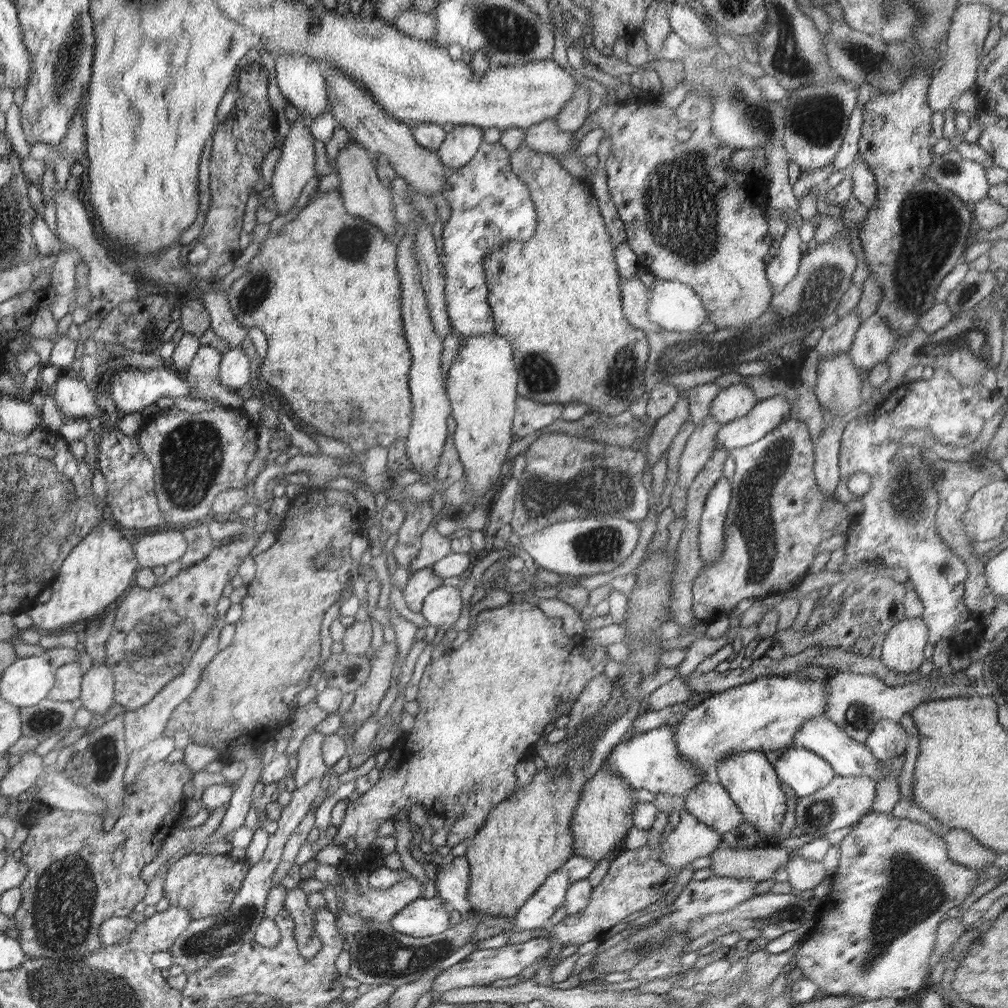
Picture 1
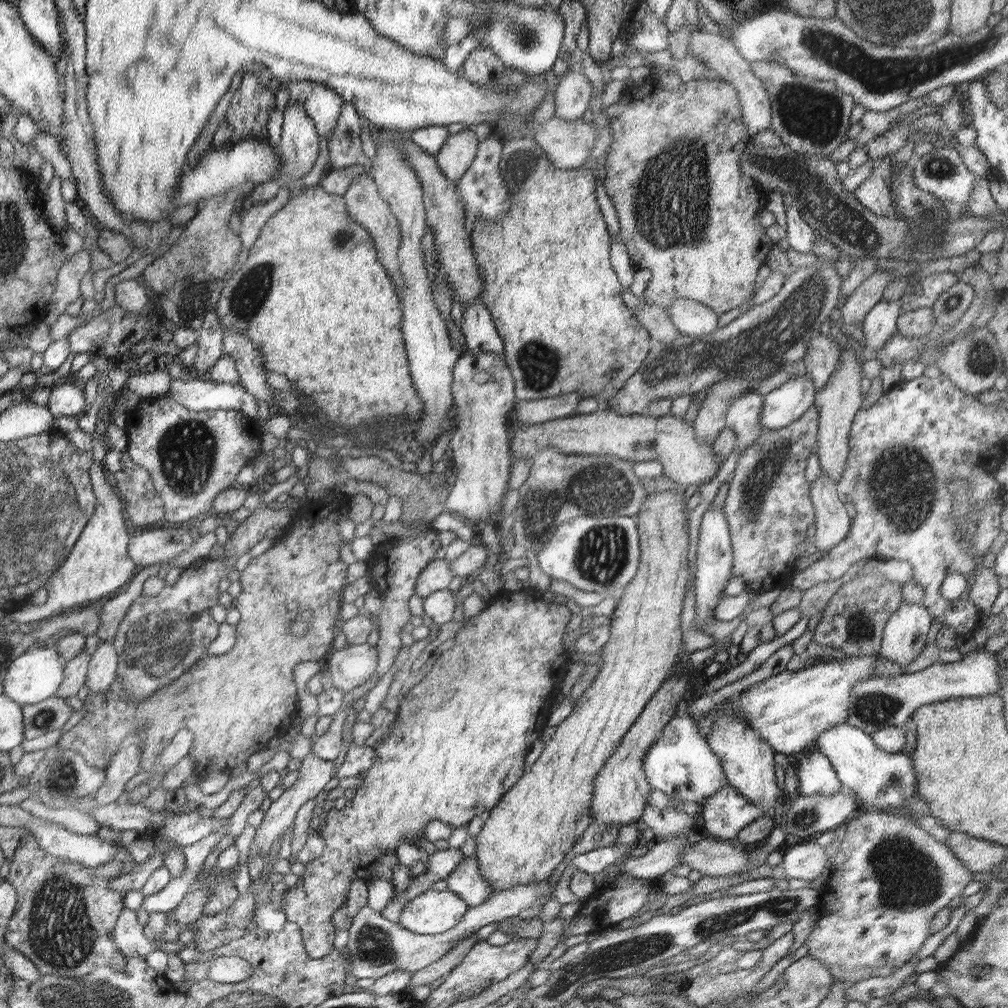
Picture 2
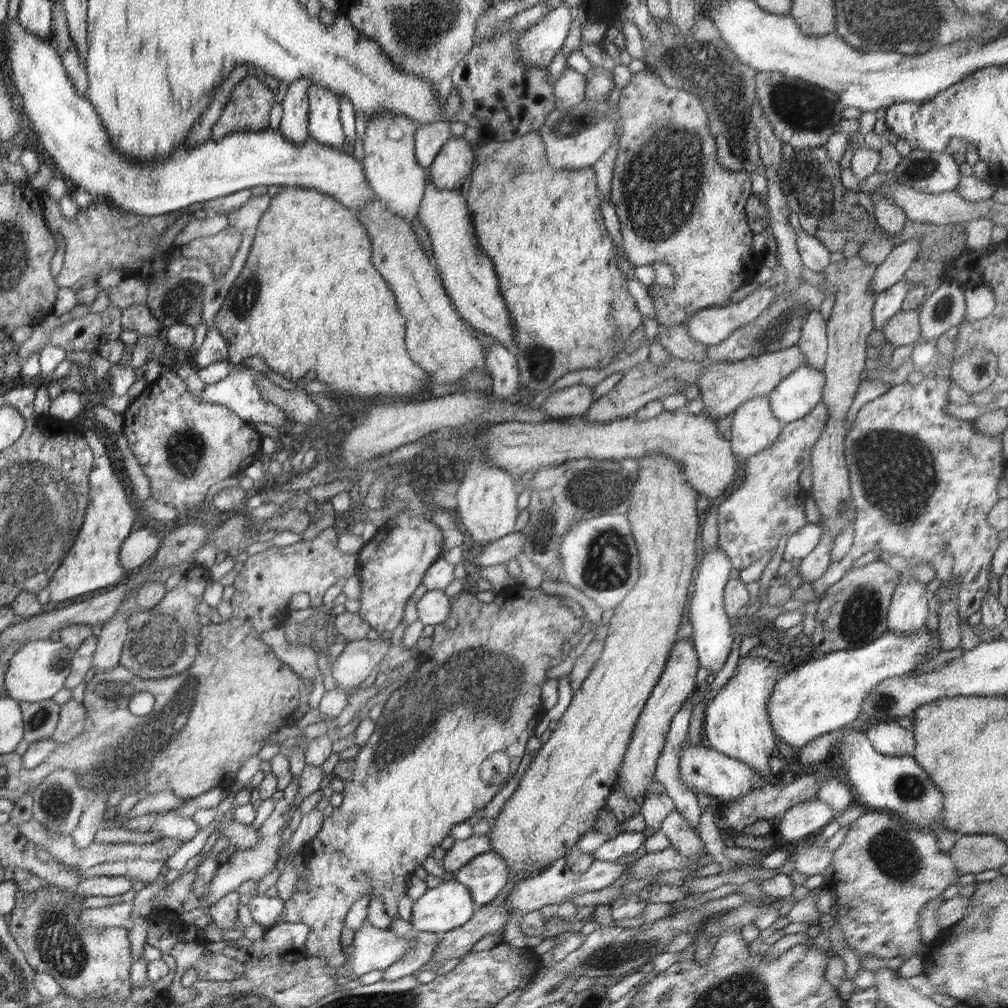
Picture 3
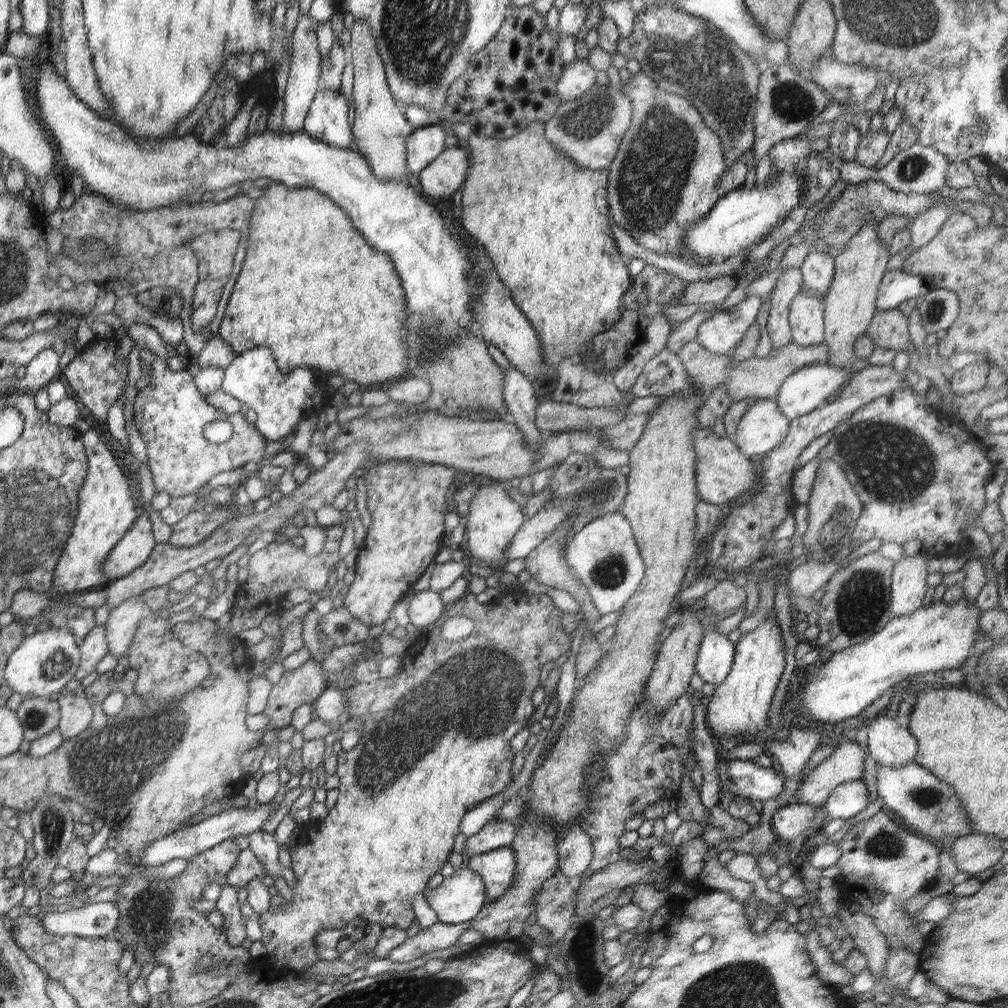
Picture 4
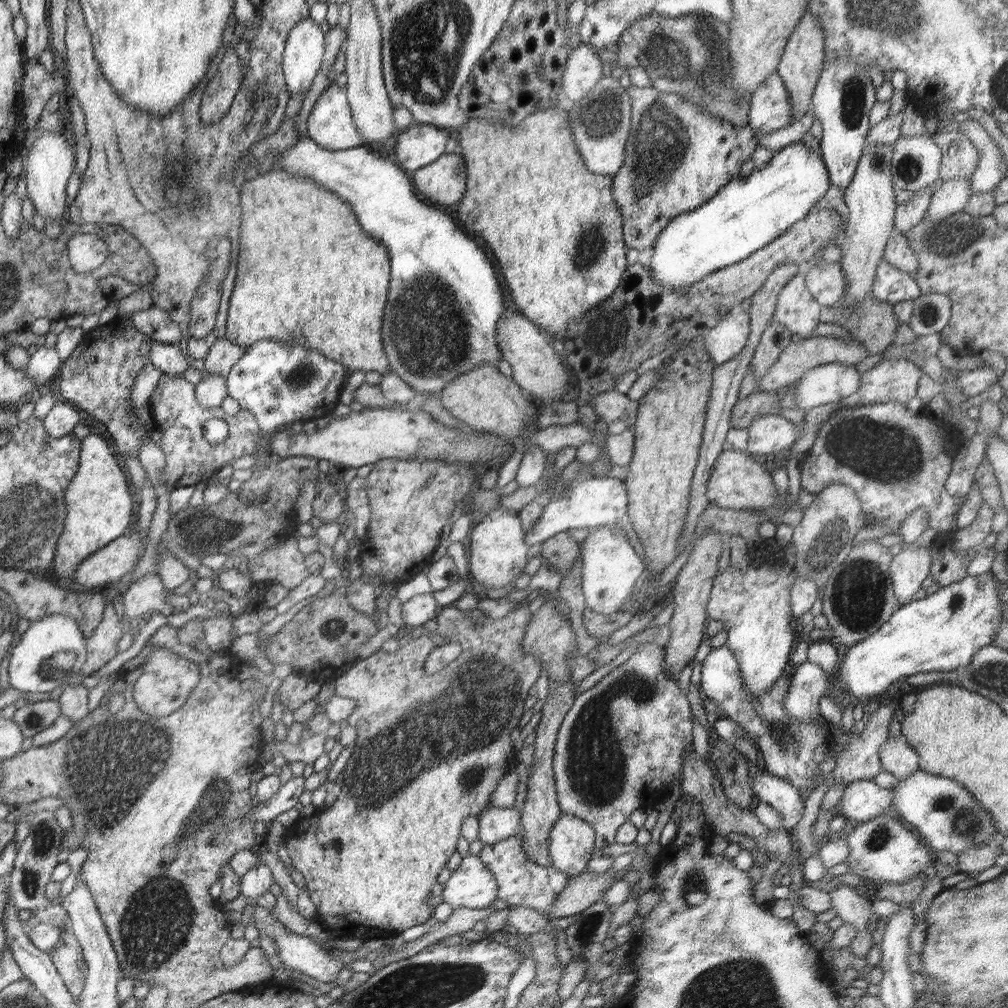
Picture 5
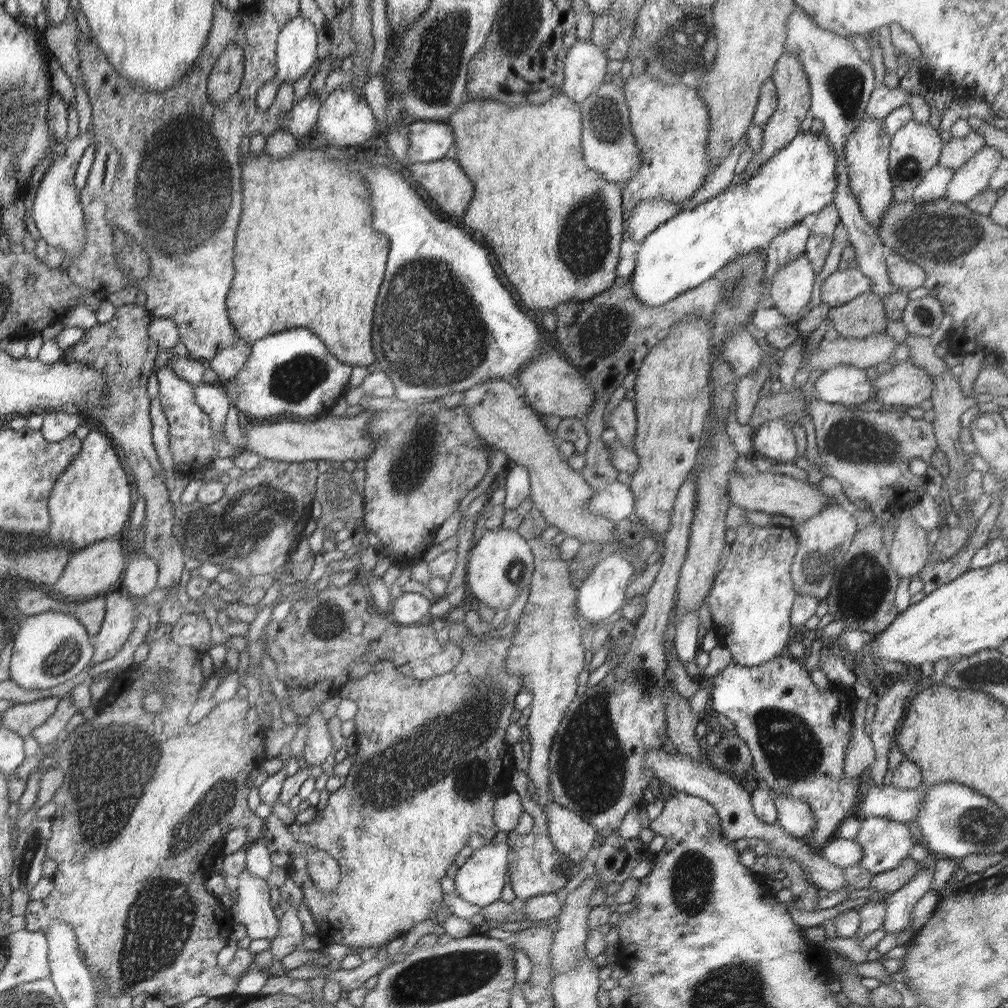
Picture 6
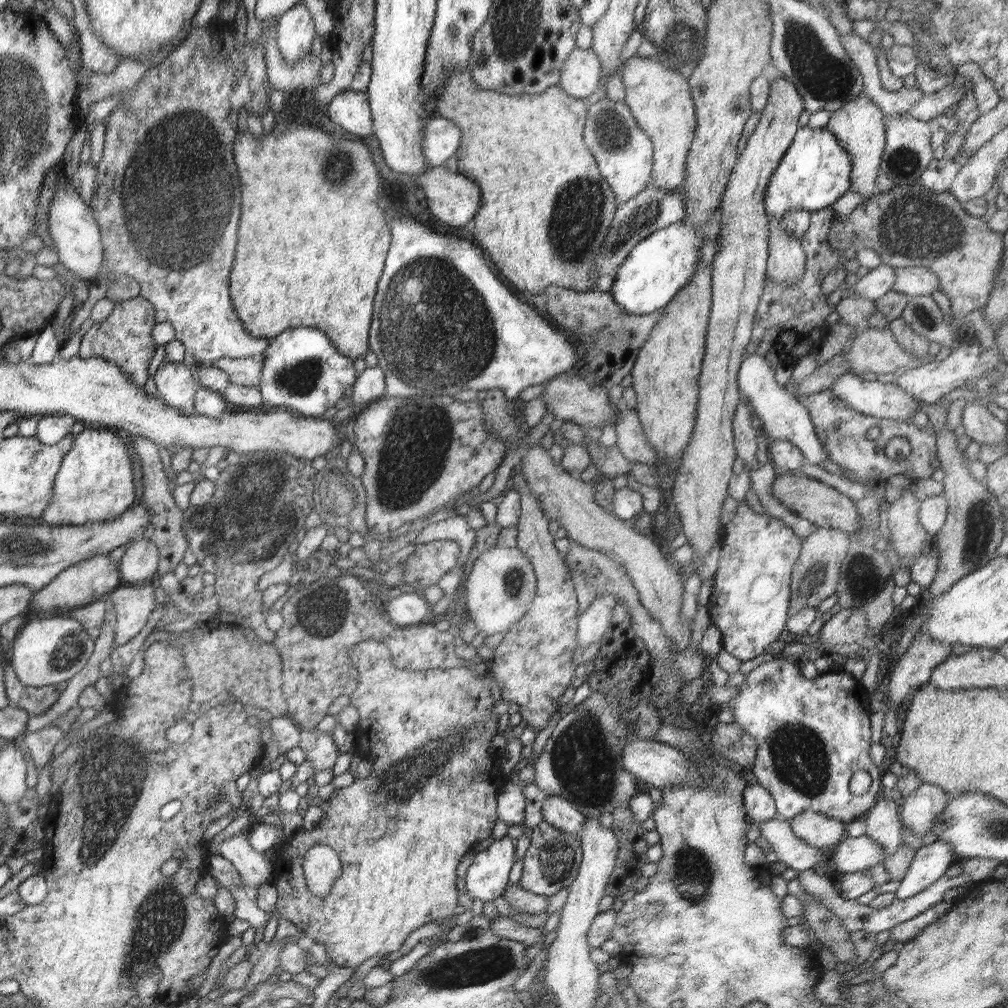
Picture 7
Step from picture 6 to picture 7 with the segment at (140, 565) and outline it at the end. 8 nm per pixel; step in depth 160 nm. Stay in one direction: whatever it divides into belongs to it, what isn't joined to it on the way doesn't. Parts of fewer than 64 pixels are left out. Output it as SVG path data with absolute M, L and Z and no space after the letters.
M148 539L132 541L119 561L120 574L126 584L140 586L156 583L159 564L158 548Z

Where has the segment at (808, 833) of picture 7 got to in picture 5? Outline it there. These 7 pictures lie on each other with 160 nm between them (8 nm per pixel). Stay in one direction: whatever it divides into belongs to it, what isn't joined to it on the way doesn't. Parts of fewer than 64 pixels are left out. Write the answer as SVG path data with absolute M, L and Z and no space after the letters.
M761 769L755 778L751 778L750 784L755 796L776 809L789 832L802 820L805 804L801 792L788 781Z

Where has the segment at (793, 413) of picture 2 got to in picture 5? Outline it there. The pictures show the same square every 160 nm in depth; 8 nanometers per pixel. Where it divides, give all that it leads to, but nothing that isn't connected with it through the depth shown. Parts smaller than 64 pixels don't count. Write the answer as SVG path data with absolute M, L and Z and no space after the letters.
M822 364L808 369L796 382L796 402L799 408L809 411L856 394L860 385L861 372L855 365Z

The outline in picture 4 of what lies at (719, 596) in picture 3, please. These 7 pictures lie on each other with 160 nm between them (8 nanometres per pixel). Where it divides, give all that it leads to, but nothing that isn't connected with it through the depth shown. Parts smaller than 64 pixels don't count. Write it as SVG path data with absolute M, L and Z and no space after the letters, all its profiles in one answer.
M718 623L704 628L695 669L708 684L722 684L730 672L735 655L735 644L728 636L717 632Z

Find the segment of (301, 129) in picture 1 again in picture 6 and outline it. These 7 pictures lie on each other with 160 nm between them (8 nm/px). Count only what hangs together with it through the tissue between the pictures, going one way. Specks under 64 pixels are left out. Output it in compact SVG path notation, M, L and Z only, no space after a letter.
M301 15L286 21L276 44L276 78L290 83L302 78L319 60L317 48L317 30L312 21Z

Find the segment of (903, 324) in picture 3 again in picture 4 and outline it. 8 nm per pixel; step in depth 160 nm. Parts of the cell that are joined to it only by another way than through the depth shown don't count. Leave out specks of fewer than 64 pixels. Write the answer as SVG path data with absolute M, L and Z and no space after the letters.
M877 308L865 334L876 347L906 353L915 350L908 333L908 317L900 309L880 310Z

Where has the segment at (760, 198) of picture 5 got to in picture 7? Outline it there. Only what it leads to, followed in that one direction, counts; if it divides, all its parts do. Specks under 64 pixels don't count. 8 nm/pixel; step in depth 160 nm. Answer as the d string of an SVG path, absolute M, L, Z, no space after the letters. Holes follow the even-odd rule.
M799 128L792 145L780 159L765 194L765 210L770 217L782 217L789 210L813 213L831 206L851 188L851 158L834 134L826 128ZM717 208L715 216L699 228L691 228L682 220L644 238L628 253L616 271L616 280L610 291L615 303L627 314L652 314L657 309L663 309L698 267L711 266L718 250L720 229Z

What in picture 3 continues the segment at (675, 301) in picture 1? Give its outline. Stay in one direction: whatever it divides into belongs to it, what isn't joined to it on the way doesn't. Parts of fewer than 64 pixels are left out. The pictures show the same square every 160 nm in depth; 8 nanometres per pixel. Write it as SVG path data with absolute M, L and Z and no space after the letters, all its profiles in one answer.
M760 286L743 300L725 307L706 307L689 316L690 336L703 345L724 342L740 326L752 322L774 300L776 288Z

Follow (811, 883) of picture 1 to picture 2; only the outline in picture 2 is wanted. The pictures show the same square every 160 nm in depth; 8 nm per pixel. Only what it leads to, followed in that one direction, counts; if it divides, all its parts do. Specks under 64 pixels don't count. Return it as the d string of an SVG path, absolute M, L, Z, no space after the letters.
M810 840L783 850L783 861L779 872L788 879L802 878L813 881L822 874L829 863L826 848Z

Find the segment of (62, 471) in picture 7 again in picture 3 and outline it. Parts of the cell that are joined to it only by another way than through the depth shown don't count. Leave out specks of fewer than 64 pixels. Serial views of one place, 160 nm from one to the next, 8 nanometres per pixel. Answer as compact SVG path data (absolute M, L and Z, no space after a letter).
M82 431L84 438L88 438L89 446L96 450L96 474L92 474L92 502L88 504L88 514L84 516L84 530L80 530L71 552L63 565L55 572L50 589L50 606L63 600L72 600L82 594L108 588L126 580L130 573L126 572L121 563L121 550L124 542L130 537L134 528L136 512L128 502L126 490L120 478L114 472L114 466L106 454L106 446L94 432Z

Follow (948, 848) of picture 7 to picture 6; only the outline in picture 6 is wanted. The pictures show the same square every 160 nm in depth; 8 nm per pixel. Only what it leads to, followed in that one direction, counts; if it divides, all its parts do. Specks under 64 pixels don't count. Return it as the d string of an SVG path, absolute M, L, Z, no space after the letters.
M928 853L912 880L885 900L887 911L882 927L886 933L907 932L911 928L912 909L933 888L933 874L938 858L935 853Z

